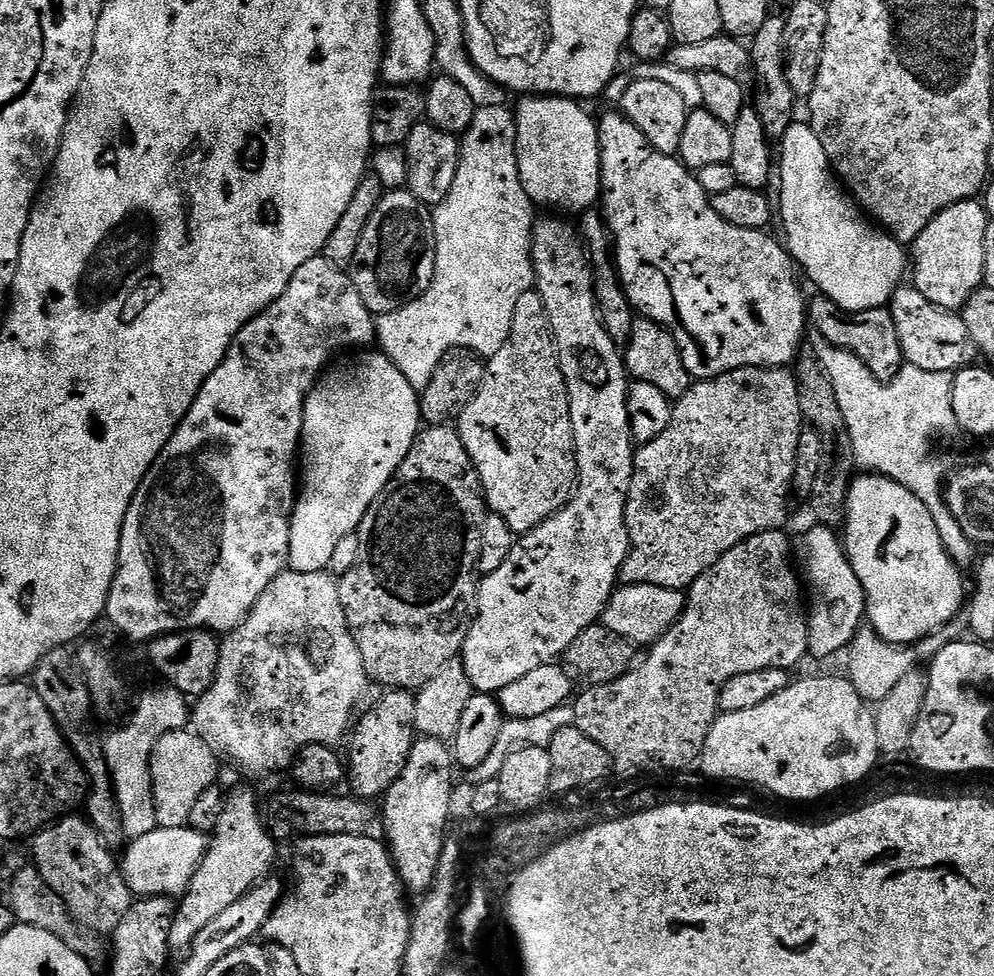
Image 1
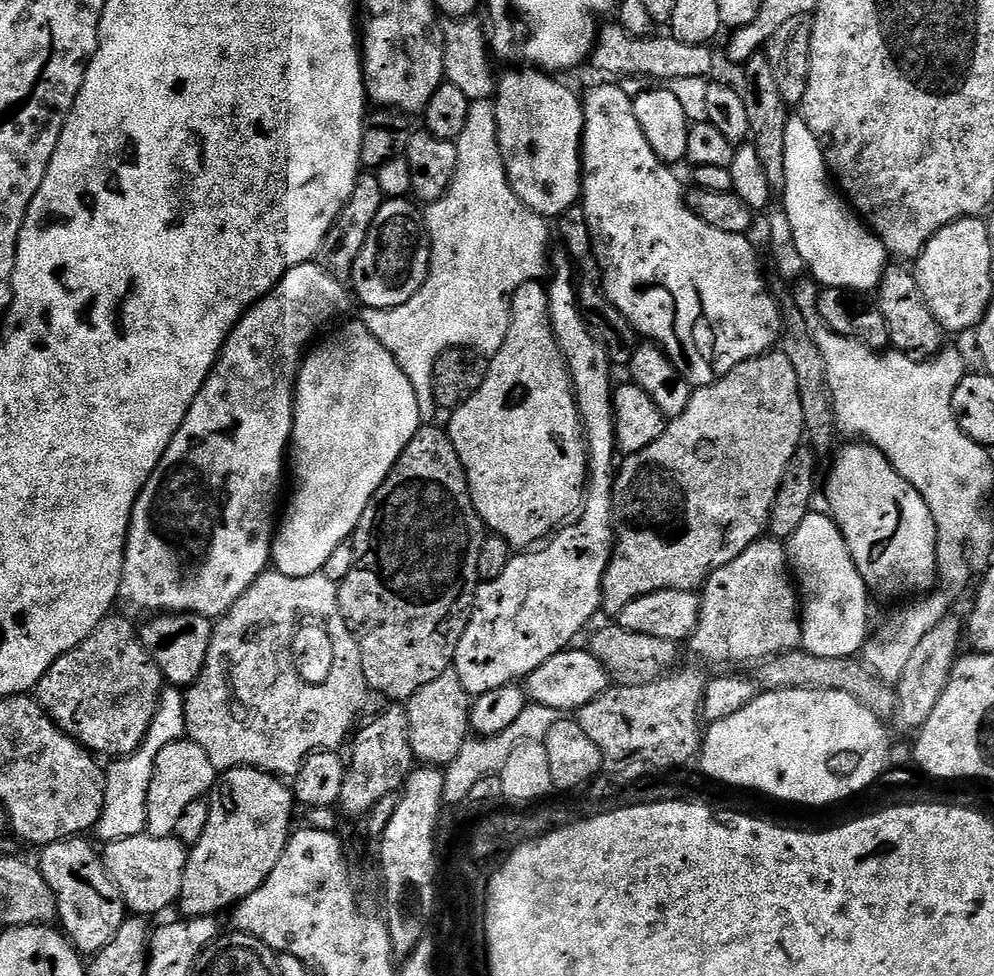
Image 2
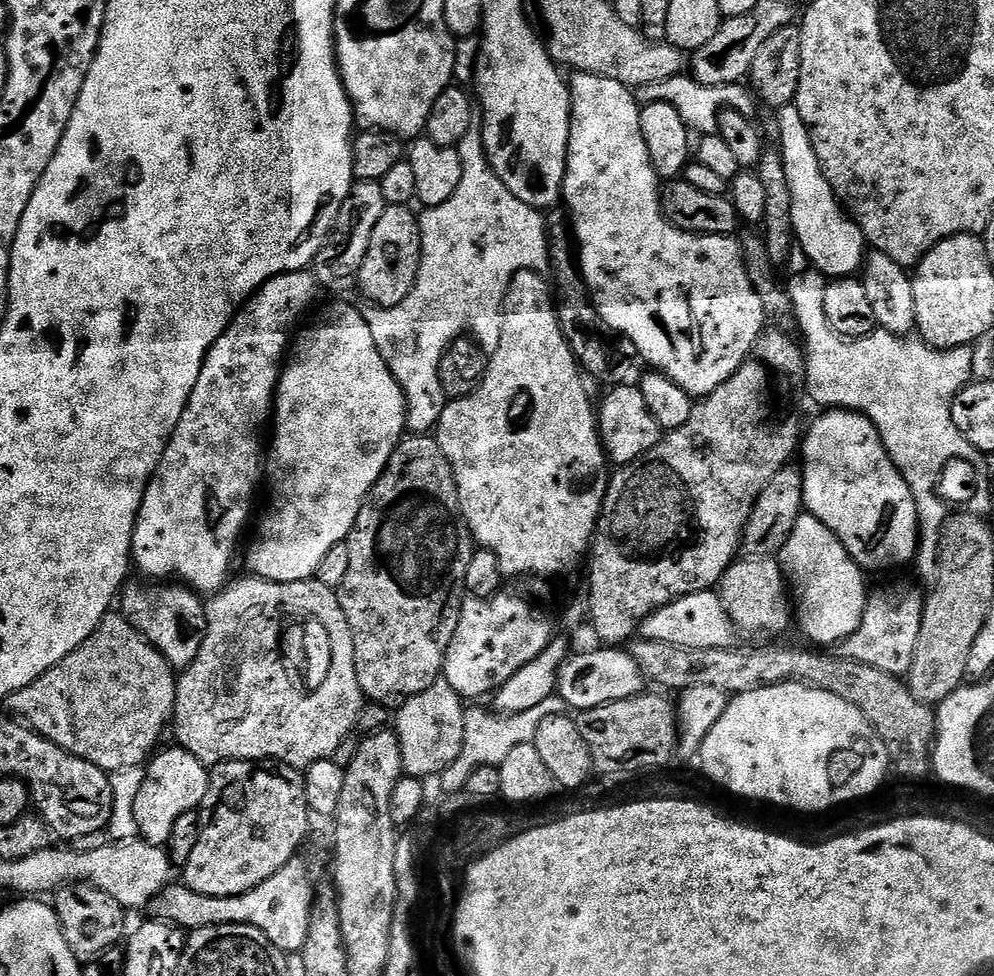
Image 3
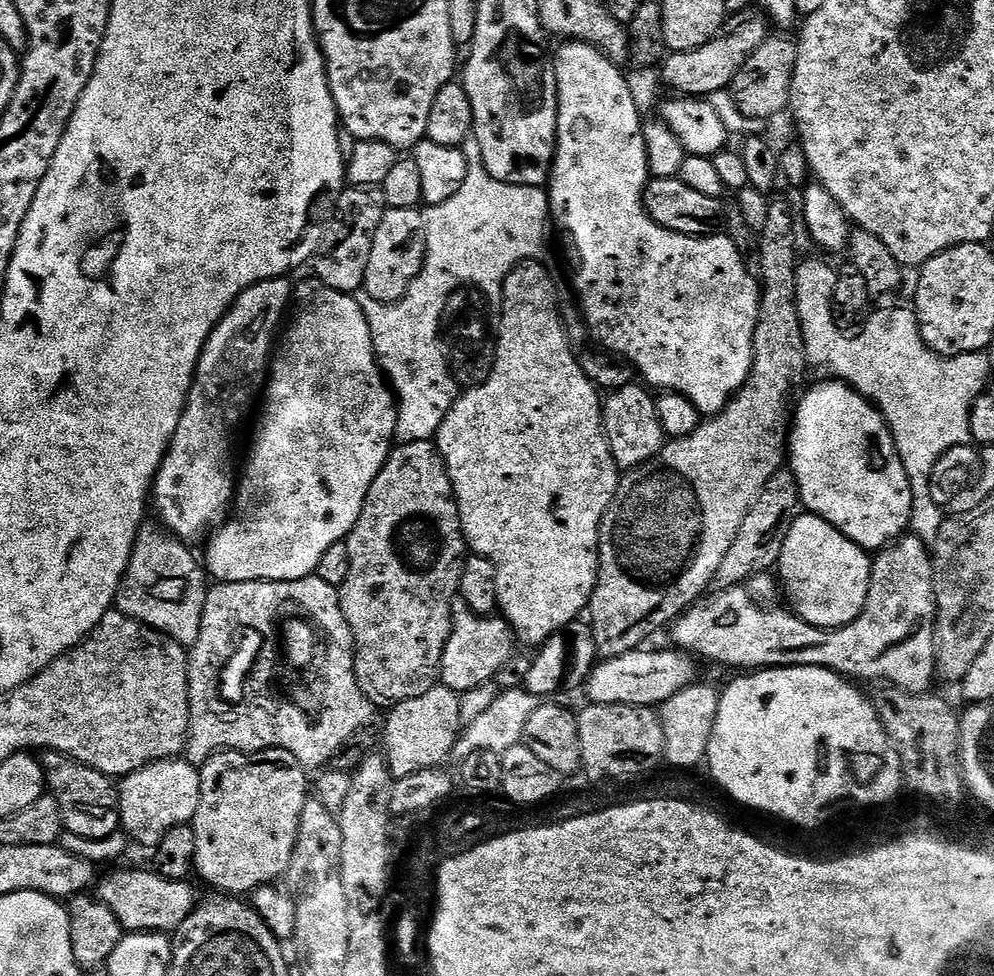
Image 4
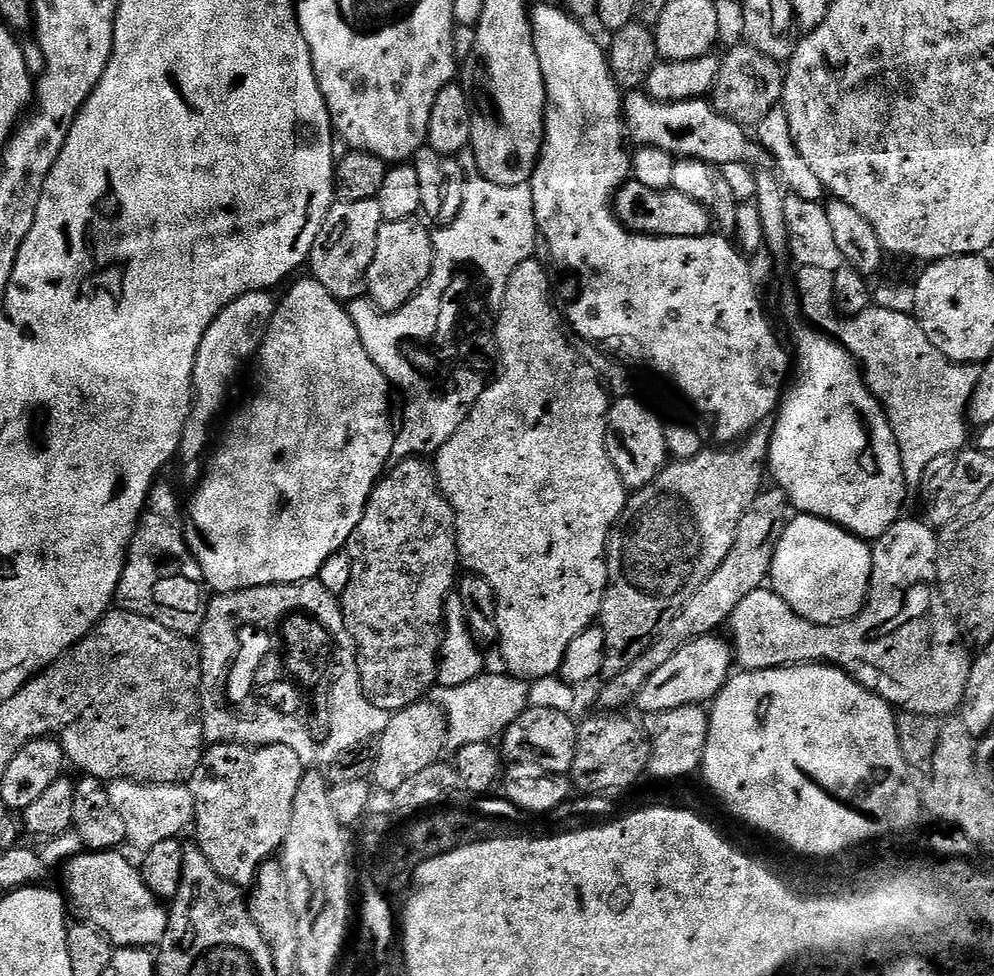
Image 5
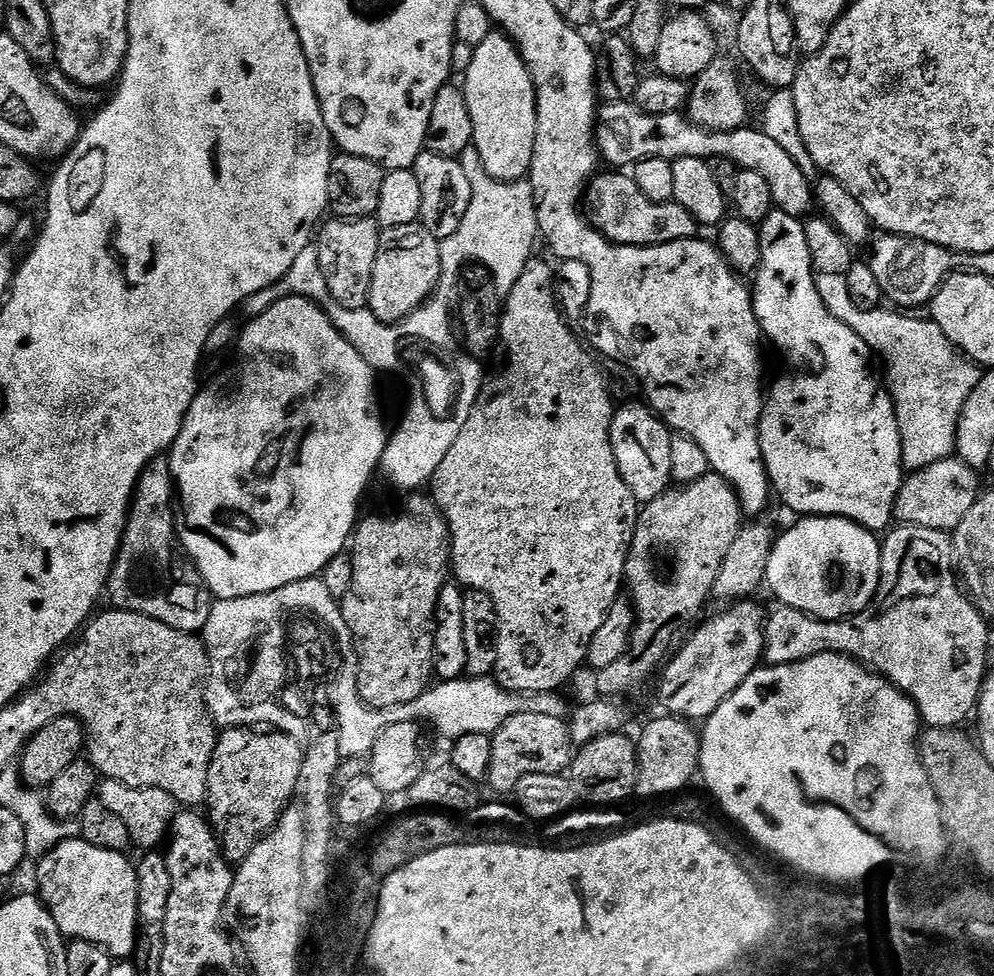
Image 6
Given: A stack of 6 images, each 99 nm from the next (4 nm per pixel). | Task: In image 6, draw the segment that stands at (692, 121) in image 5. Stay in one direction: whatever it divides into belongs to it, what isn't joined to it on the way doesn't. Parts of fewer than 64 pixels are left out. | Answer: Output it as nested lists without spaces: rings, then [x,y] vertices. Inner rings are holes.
[[[623,100],[613,104],[604,104],[598,112],[596,125],[596,146],[598,156],[605,165],[616,170],[631,169],[638,162],[650,158],[663,160],[681,160],[682,158],[698,158],[715,162],[728,160],[740,170],[754,170],[754,174],[762,174],[772,191],[772,203],[779,211],[807,217],[808,211],[814,208],[814,184],[798,168],[798,163],[778,146],[773,139],[761,131],[759,127],[745,126],[733,132],[711,132],[700,128],[688,119],[687,115],[650,114],[644,112],[635,102]]]

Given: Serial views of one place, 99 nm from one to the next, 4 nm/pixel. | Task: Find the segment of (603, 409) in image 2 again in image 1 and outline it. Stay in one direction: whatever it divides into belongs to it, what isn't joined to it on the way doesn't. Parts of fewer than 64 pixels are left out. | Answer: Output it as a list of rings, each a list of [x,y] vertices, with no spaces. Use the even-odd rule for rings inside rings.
[[[556,214],[544,215],[548,216],[542,217],[541,220],[539,217],[532,226],[532,268],[536,271],[534,288],[535,291],[540,293],[542,302],[546,306],[548,327],[552,329],[552,339],[556,341],[556,355],[560,358],[560,369],[568,387],[572,437],[576,443],[578,483],[573,491],[572,499],[564,507],[559,508],[549,520],[543,520],[534,530],[523,533],[517,539],[514,550],[510,550],[510,558],[506,558],[506,562],[502,562],[502,566],[498,566],[498,570],[494,570],[494,574],[484,576],[479,581],[476,589],[476,611],[472,617],[472,625],[468,628],[468,633],[458,658],[464,664],[466,678],[470,678],[473,689],[480,694],[498,694],[503,688],[510,686],[510,682],[518,682],[518,678],[530,674],[530,670],[538,670],[538,666],[559,661],[563,657],[565,650],[570,646],[570,642],[574,642],[574,638],[578,638],[578,634],[582,634],[582,630],[586,630],[591,624],[597,623],[603,617],[604,607],[610,602],[612,593],[618,587],[620,571],[626,562],[628,547],[630,546],[630,538],[626,530],[626,510],[624,509],[628,491],[630,490],[632,458],[634,455],[634,441],[630,430],[630,414],[626,410],[630,377],[627,368],[624,367],[621,349],[610,338],[610,334],[606,334],[606,330],[600,321],[600,315],[596,309],[596,295],[594,294],[593,275],[590,267],[590,252],[585,245],[583,236],[580,234],[579,227],[573,221],[572,224],[568,221],[571,219],[561,218]]]

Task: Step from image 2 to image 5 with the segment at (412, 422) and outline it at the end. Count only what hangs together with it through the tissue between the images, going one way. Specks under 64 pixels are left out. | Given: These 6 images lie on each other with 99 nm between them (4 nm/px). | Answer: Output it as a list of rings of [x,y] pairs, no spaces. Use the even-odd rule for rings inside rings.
[[[305,278],[300,280],[288,293],[279,297],[276,313],[260,344],[258,361],[264,371],[264,385],[260,393],[252,400],[252,405],[244,412],[244,428],[232,428],[228,437],[207,457],[208,469],[204,472],[204,481],[200,489],[192,496],[191,526],[185,527],[184,537],[188,539],[188,549],[194,554],[198,566],[204,575],[204,583],[216,594],[235,594],[248,588],[261,588],[271,584],[300,584],[320,575],[322,562],[330,558],[330,554],[341,551],[354,534],[358,522],[362,522],[364,507],[377,480],[389,467],[392,460],[392,447],[396,441],[396,432],[392,420],[388,417],[388,388],[390,382],[382,370],[370,358],[366,346],[362,346],[362,338],[350,318],[347,307],[322,286],[322,282]]]

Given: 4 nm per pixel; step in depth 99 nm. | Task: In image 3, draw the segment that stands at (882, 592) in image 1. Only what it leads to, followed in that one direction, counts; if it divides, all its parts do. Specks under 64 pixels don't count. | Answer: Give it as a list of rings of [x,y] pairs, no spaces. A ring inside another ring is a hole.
[[[834,408],[820,415],[824,416],[818,417],[813,422],[812,429],[809,432],[807,429],[806,435],[802,440],[802,456],[804,452],[804,464],[802,463],[802,471],[804,473],[804,512],[807,515],[818,518],[818,522],[822,522],[822,526],[826,526],[826,530],[833,532],[838,538],[838,542],[842,542],[842,546],[846,546],[852,561],[859,564],[861,569],[867,570],[869,573],[871,573],[870,571],[884,572],[887,568],[900,568],[903,564],[911,565],[916,559],[916,549],[920,547],[918,506],[914,502],[914,494],[910,494],[910,486],[906,486],[906,478],[902,478],[898,466],[894,466],[894,462],[874,426],[874,422],[870,422],[870,418],[866,418],[860,412],[849,412],[847,408]]]

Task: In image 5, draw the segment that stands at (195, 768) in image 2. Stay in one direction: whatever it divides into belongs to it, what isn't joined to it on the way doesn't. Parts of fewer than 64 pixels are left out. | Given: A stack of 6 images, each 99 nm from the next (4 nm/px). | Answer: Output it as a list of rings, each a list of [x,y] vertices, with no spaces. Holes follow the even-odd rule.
[[[110,780],[107,781],[110,803],[118,815],[122,817],[122,823],[126,825],[126,841],[129,845],[147,850],[150,846],[158,846],[158,842],[177,839],[184,827],[193,823],[196,815],[196,803],[192,797],[192,789],[187,783],[178,784],[139,784],[137,780]]]

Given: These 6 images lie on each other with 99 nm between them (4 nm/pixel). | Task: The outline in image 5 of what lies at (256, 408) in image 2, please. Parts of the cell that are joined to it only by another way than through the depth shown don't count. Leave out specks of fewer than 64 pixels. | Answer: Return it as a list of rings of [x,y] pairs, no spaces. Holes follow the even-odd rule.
[[[271,291],[247,292],[210,322],[210,330],[202,338],[202,346],[198,346],[198,354],[194,358],[194,374],[192,375],[192,413],[186,418],[186,430],[182,430],[179,459],[188,464],[196,464],[209,451],[208,427],[216,420],[216,415],[224,408],[228,400],[228,391],[240,372],[240,367],[248,359],[255,357],[260,351],[264,335],[268,333],[270,322],[276,313],[277,297]]]

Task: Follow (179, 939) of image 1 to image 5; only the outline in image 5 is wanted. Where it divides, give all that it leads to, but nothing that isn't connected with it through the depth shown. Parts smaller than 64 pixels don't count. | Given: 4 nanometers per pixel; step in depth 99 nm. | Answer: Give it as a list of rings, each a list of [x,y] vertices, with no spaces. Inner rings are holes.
[[[239,742],[213,743],[205,751],[190,781],[196,803],[195,843],[222,878],[237,886],[251,886],[259,868],[283,849],[290,814],[294,814],[294,794],[305,771],[298,754],[281,744],[261,748]]]

